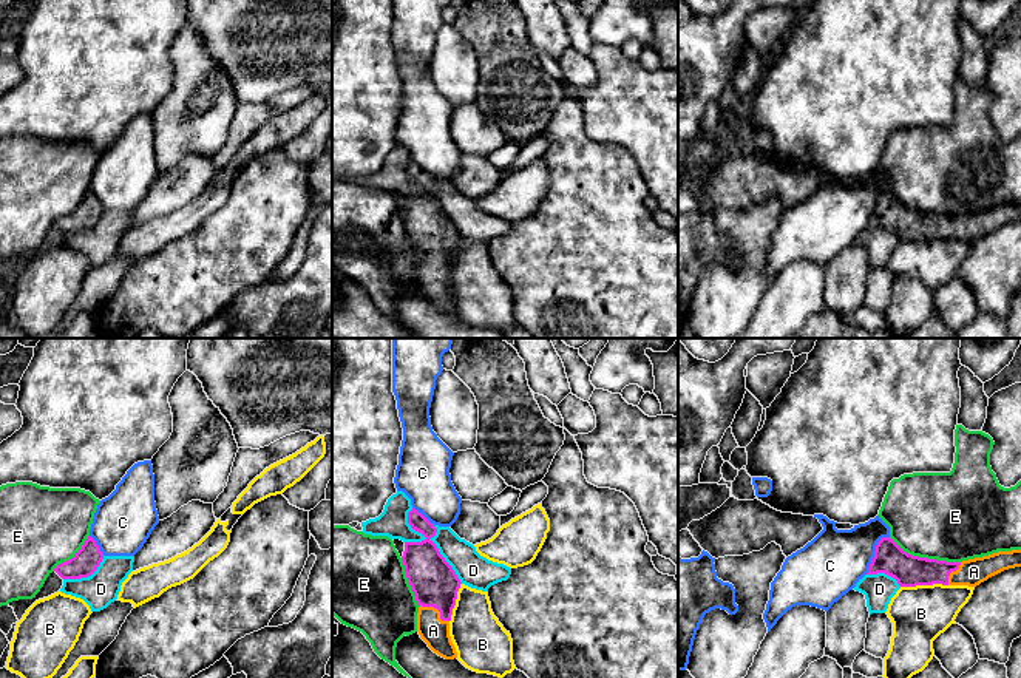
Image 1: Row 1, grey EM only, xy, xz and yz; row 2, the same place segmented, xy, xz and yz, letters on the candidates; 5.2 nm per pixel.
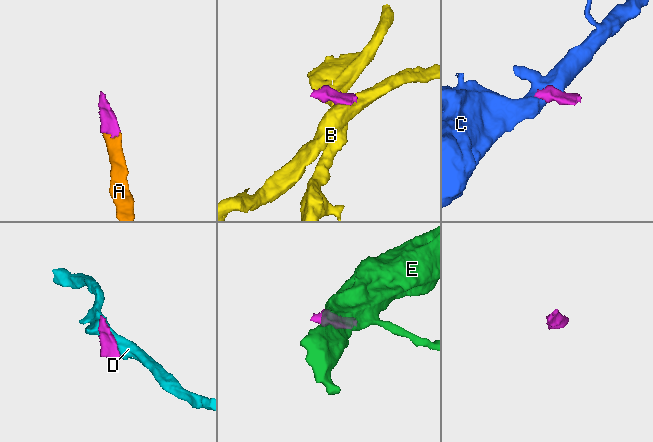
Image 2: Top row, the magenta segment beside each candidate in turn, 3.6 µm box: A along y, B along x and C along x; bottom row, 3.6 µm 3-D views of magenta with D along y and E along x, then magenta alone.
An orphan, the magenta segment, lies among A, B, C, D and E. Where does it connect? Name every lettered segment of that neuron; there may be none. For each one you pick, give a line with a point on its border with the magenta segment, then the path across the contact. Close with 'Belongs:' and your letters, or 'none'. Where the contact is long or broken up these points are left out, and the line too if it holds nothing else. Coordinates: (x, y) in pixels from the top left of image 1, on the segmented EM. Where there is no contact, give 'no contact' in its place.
A: xz (437, 609) | across xz (434, 583), (437, 609), (433, 618), (433, 630)
Belongs: A

